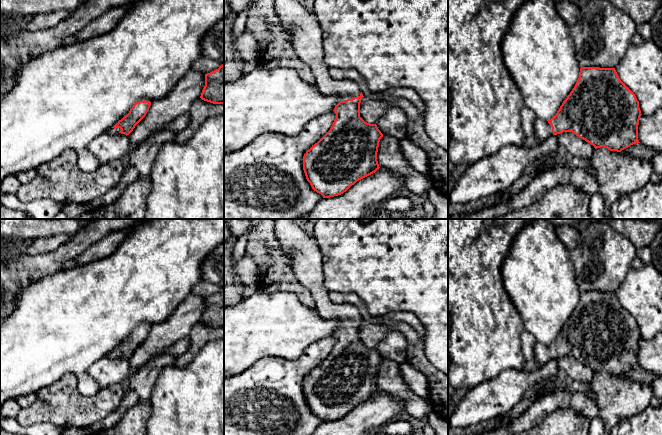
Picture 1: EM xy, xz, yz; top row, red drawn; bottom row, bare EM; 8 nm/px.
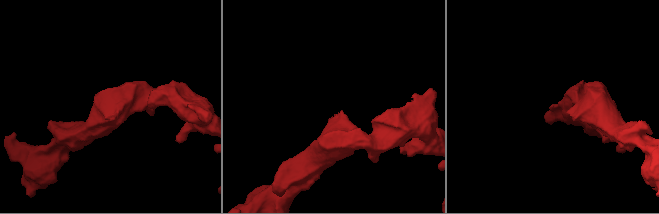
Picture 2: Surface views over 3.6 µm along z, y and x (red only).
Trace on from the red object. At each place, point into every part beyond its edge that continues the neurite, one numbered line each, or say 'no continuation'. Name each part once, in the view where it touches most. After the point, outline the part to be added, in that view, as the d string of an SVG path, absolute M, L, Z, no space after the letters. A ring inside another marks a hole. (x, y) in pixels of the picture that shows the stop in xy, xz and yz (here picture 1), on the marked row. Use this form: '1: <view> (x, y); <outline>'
1: xz (302, 25); M275 0L274 6L275 6L275 12L278 15L281 24L283 25L283 27L291 37L291 43L293 45L293 49L296 55L307 66L311 68L317 88L325 95L338 96L340 98L340 101L345 101L347 99L352 99L354 97L360 96L361 89L356 82L347 79L343 79L343 80L333 79L329 75L329 68L324 62L323 32L314 12L308 10L306 6L301 4L297 0Z

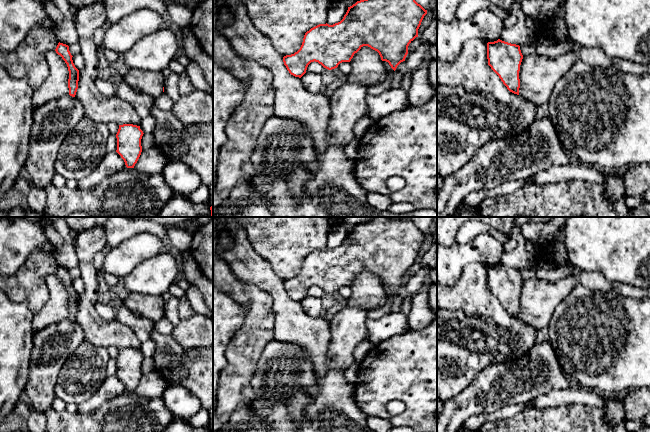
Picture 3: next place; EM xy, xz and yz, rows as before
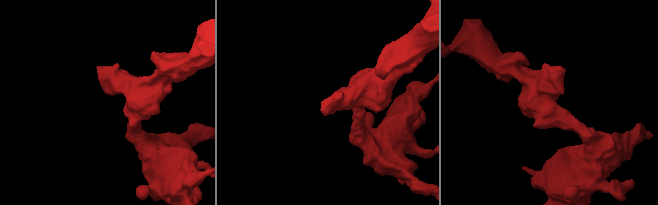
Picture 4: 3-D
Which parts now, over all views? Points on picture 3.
no continuation

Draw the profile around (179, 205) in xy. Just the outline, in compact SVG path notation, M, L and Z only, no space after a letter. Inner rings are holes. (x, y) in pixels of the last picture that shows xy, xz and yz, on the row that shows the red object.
M173 193L157 217L210 217L211 206L209 200L193 203L188 199L188 195Z

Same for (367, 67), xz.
M363 46L350 61L352 71L348 75L349 83L361 83L369 87L383 83L388 74L379 53Z

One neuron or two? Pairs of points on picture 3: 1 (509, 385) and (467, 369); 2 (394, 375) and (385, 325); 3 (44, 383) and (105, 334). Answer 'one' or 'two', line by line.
1: two
2: two
3: two

